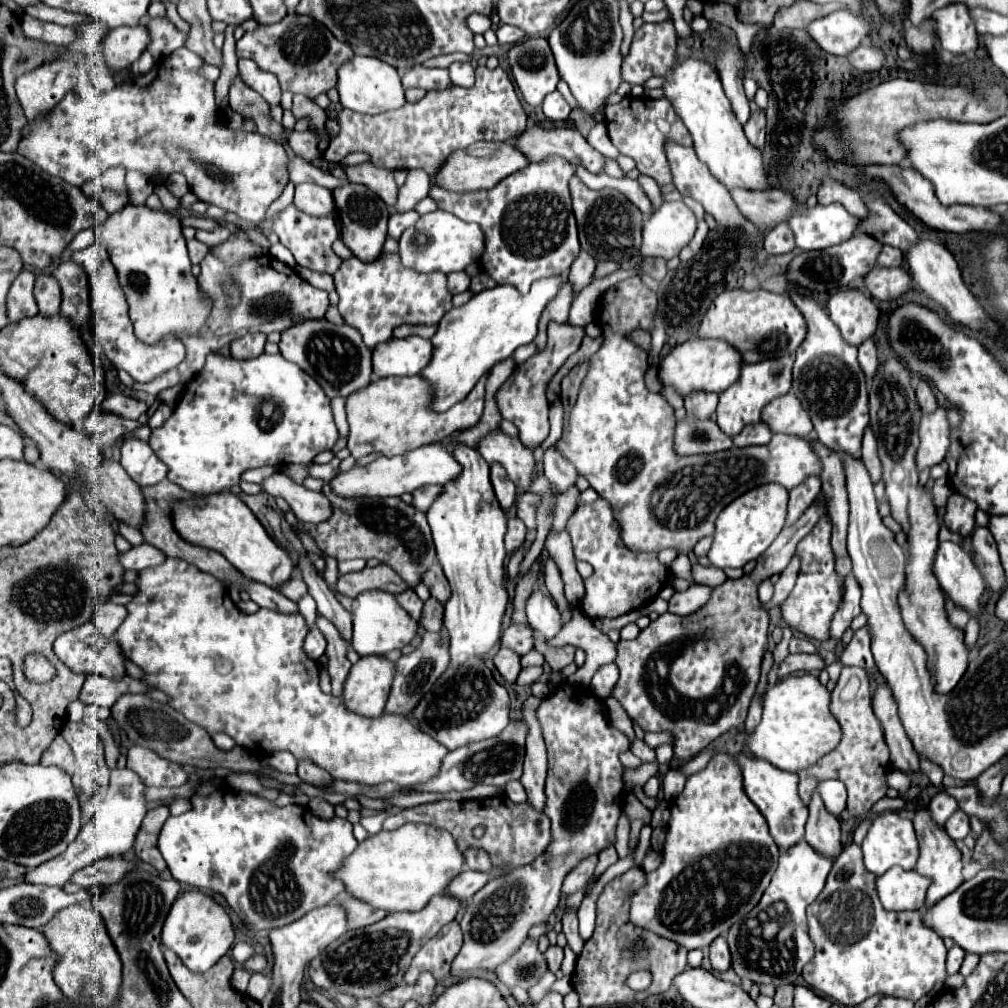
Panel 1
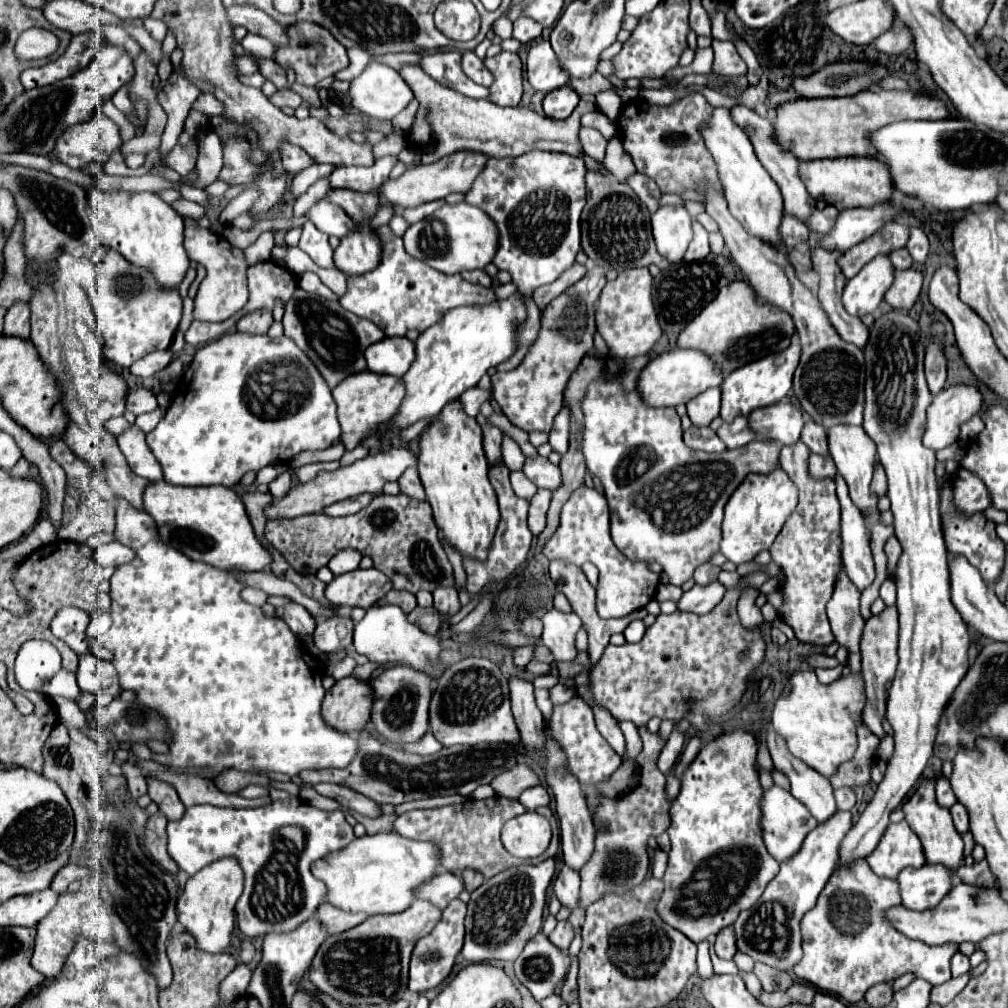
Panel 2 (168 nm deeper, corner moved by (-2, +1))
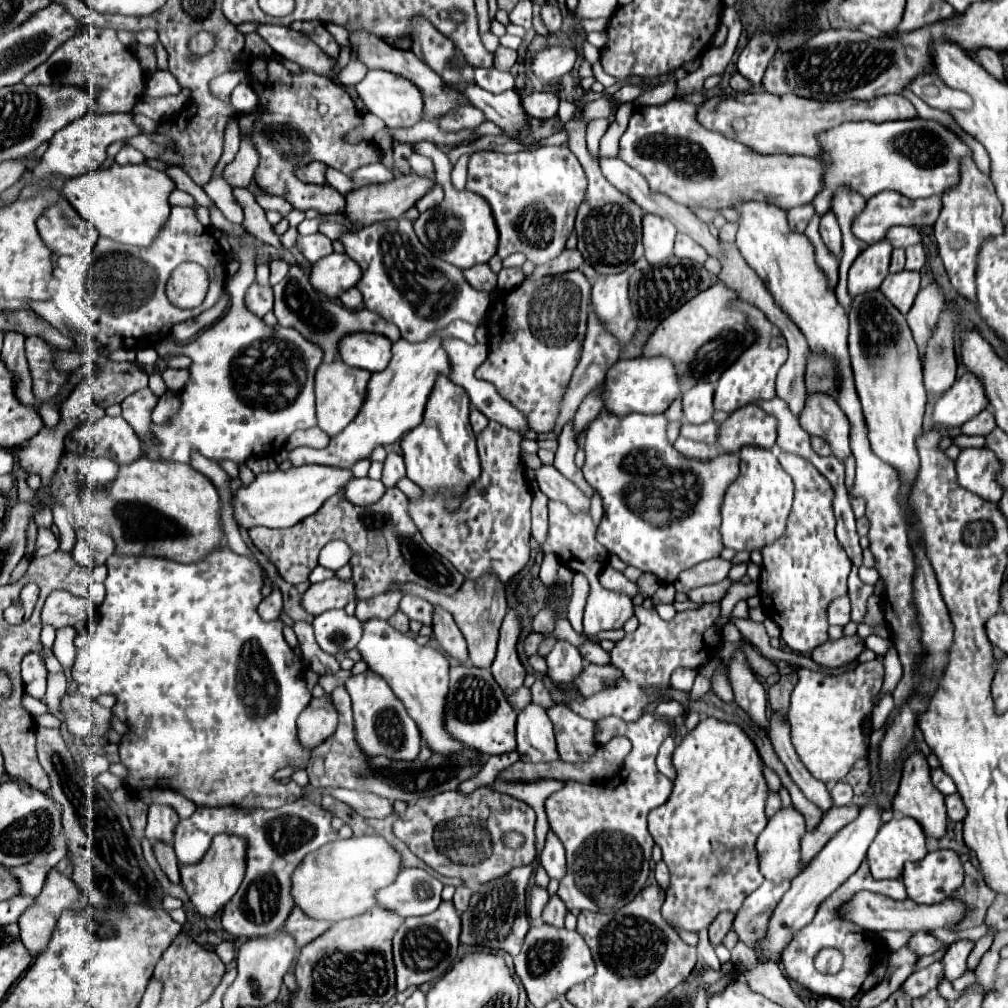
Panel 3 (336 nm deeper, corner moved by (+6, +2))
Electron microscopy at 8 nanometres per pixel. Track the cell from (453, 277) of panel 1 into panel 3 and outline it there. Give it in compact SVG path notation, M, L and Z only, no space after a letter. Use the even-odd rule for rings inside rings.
M475 265L463 271L467 283L479 291L493 291L497 287L497 275L489 269L489 265Z

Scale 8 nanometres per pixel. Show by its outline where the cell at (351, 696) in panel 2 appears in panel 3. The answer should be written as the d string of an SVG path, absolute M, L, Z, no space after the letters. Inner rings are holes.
M329 695L313 697L307 709L297 719L299 739L305 747L317 747L323 743L331 733L335 733L339 725L339 713Z

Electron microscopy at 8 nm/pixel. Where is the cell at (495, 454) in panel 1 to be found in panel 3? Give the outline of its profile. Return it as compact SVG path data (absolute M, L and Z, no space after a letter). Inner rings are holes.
M541 465L535 469L535 481L539 489L555 501L563 501L571 511L587 511L589 497L585 497L569 479L565 479L553 465Z

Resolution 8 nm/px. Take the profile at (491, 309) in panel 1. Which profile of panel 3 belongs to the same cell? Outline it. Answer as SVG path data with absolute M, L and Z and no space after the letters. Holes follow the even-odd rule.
M453 321L447 329L435 331L429 339L419 341L419 343L407 343L405 339L399 339L393 343L393 357L391 363L387 365L385 371L373 373L371 383L367 387L367 397L365 403L359 411L359 415L339 433L331 439L329 447L325 449L311 449L311 447L299 447L289 451L289 459L293 461L295 467L307 465L307 463L317 463L317 465L333 465L333 467L353 467L353 463L361 457L369 457L371 451L377 445L391 445L395 443L401 435L409 433L419 421L423 419L423 411L427 405L427 399L435 387L435 381L439 375L451 373L451 359L447 351L443 349L443 339L461 339L465 343L475 345L475 331L477 325L465 323L465 321Z

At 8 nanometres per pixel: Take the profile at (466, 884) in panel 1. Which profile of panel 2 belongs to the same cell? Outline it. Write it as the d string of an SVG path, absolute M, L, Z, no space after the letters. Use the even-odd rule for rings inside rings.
M443 872L437 874L433 878L429 878L427 882L423 882L421 886L415 888L415 898L419 900L427 900L437 908L447 908L447 904L451 900L455 900L459 896L459 892L463 890L463 882L451 874L451 872Z

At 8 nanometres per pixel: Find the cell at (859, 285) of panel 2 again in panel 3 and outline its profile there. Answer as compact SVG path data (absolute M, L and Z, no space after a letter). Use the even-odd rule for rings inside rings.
M879 241L869 245L851 265L847 289L851 297L863 295L867 291L877 289L883 279L889 275L889 255L891 245L887 241Z

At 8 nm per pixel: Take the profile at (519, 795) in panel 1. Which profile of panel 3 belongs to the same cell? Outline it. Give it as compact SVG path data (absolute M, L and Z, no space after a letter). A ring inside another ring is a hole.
M645 713L635 723L623 723L617 721L617 717L609 717L605 719L603 731L605 739L623 735L633 743L621 775L591 785L567 781L561 791L545 799L549 827L567 851L567 877L559 883L557 895L567 909L577 907L597 913L617 911L645 887L653 849L647 815L651 809L663 805L673 791L673 781L655 767L657 749L671 733L667 721L651 713Z

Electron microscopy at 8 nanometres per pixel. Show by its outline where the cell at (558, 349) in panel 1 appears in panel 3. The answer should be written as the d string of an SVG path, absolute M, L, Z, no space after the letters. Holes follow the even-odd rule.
M575 269L539 281L523 281L515 291L501 293L487 311L491 353L477 375L493 383L499 395L525 415L535 433L547 433L555 425L559 401L583 349L589 299L591 283L583 271Z

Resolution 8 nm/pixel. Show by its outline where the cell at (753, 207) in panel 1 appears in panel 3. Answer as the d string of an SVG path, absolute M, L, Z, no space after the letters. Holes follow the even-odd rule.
M827 211L827 213L821 217L819 233L821 233L823 243L839 257L839 255L841 255L841 229L839 229L837 219L835 219L835 215L833 215L831 211Z

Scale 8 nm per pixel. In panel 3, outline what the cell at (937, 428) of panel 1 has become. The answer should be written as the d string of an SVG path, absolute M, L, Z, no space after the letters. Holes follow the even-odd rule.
M973 373L961 375L951 389L937 397L933 407L933 427L951 429L961 427L971 417L987 407L987 397L981 381Z

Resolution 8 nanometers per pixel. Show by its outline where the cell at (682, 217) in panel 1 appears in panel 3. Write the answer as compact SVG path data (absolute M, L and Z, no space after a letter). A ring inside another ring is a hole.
M645 215L643 217L643 245L645 245L645 259L651 265L663 263L673 255L677 229L675 225L659 215Z

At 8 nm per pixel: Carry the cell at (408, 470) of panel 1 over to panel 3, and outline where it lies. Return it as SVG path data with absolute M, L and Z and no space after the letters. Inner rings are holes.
M301 465L291 467L289 471L273 471L261 473L255 477L251 485L243 485L233 497L235 519L239 525L251 527L293 527L295 523L303 521L305 517L319 511L319 507L335 493L339 493L351 479L351 469L341 467L325 467L325 465Z

